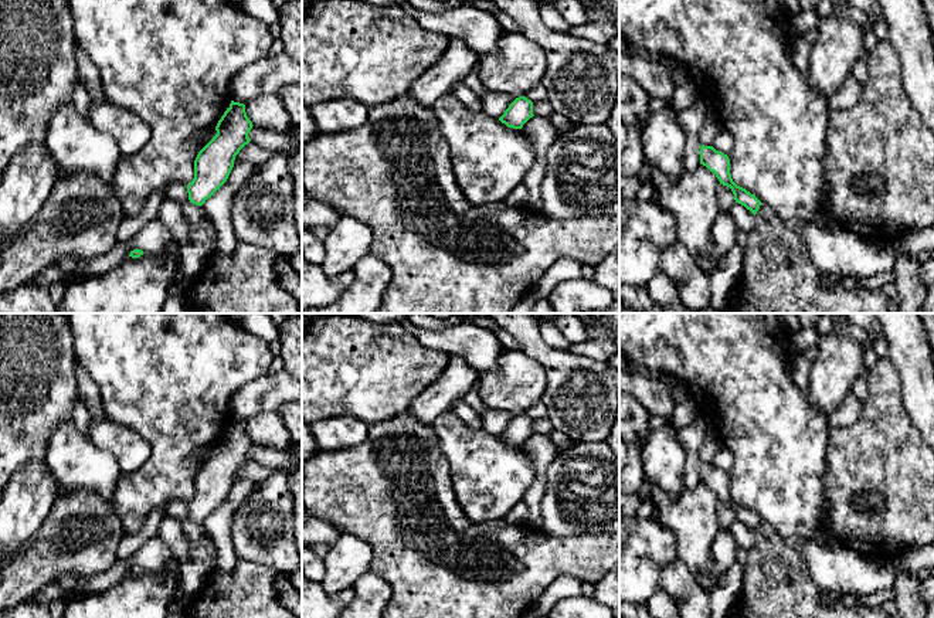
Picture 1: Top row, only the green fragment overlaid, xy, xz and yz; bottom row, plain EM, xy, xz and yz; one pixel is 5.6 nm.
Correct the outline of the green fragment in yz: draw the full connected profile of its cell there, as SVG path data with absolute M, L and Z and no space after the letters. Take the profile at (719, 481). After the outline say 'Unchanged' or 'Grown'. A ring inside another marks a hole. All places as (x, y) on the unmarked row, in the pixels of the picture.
M702 462L700 482L706 483L710 489L713 489L719 496L720 502L731 506L736 520L744 523L754 533L757 532L763 520L754 512L733 499L730 492L730 476L727 472L716 468L713 464Z. Unchanged

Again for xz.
M519 414L509 422L499 438L507 445L522 446L533 434L533 420L526 414Z. Unchanged

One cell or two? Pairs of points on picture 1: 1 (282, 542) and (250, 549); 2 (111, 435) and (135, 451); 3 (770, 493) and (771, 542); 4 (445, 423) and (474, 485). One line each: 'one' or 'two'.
1: one
2: one
3: two
4: one

